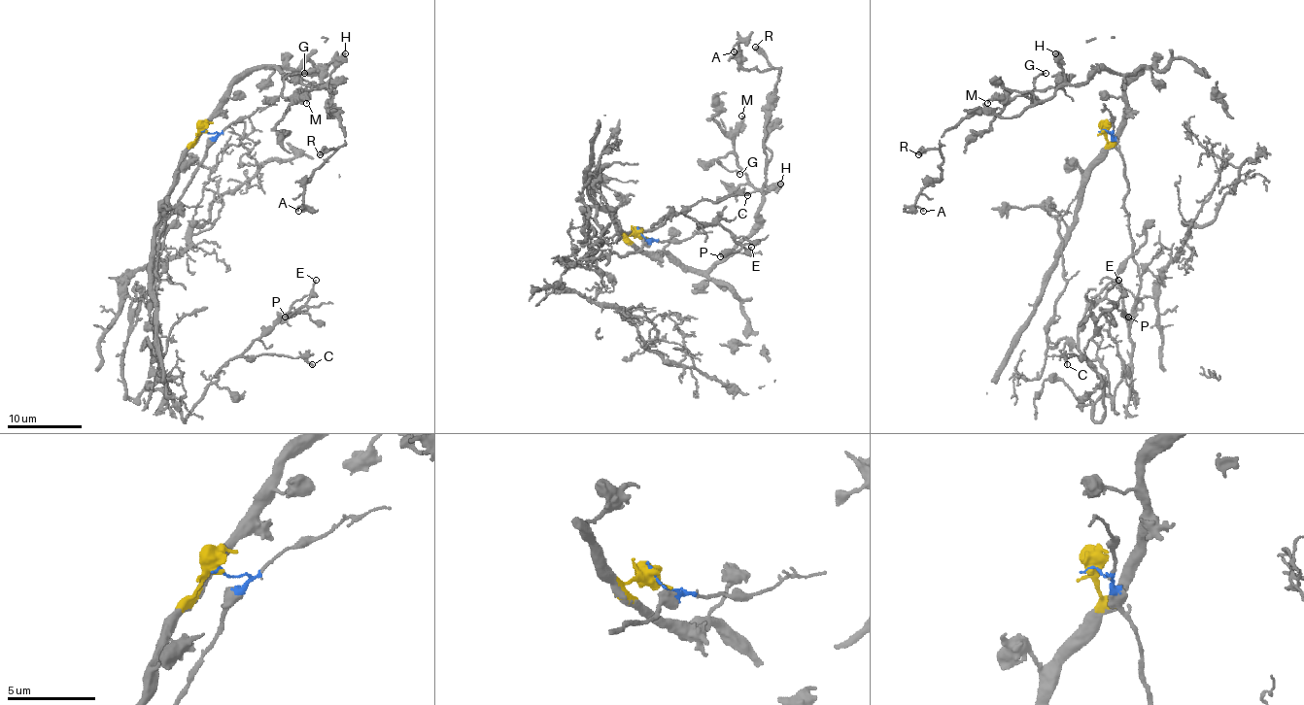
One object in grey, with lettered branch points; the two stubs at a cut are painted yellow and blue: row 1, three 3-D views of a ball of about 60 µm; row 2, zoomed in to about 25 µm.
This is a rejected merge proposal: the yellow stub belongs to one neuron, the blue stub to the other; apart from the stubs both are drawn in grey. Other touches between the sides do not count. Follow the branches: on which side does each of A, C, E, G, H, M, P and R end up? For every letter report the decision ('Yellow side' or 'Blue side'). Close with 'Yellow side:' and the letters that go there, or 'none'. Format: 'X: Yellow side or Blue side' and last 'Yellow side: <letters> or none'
A: Yellow side
C: Blue side
E: Blue side
G: Yellow side
H: Yellow side
M: Yellow side
P: Blue side
R: Yellow side
Yellow side: A, G, H, M, R

